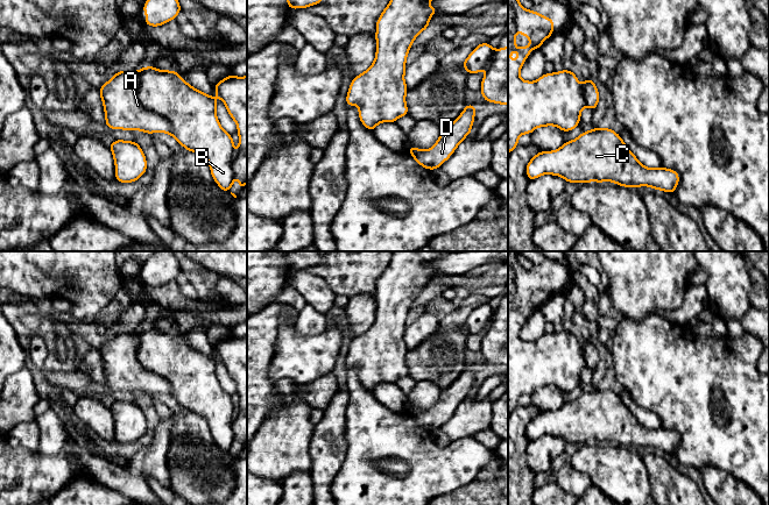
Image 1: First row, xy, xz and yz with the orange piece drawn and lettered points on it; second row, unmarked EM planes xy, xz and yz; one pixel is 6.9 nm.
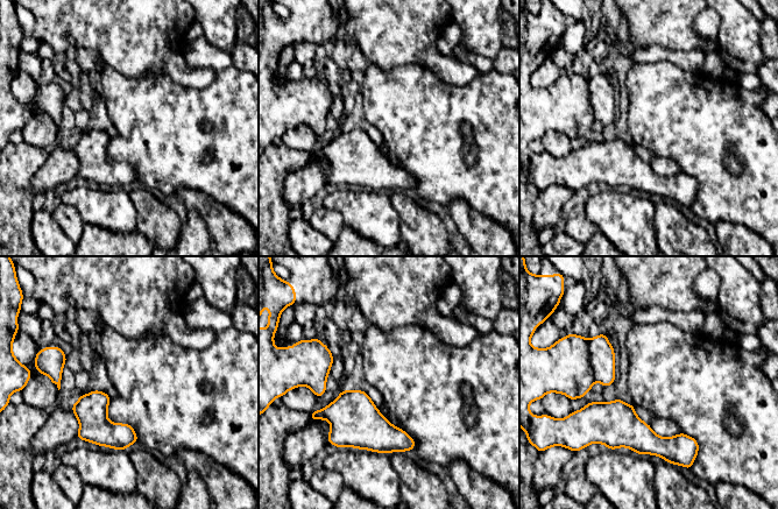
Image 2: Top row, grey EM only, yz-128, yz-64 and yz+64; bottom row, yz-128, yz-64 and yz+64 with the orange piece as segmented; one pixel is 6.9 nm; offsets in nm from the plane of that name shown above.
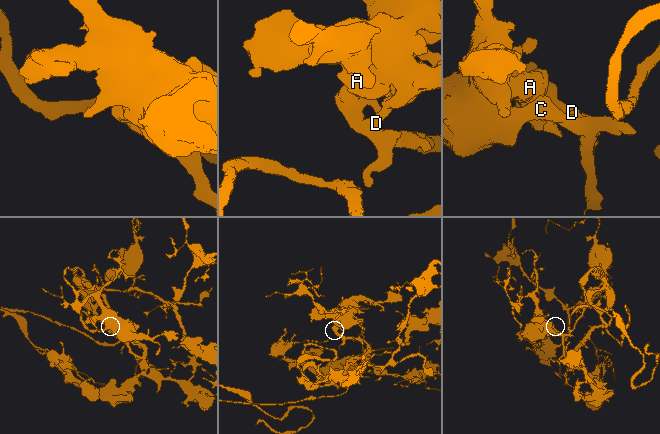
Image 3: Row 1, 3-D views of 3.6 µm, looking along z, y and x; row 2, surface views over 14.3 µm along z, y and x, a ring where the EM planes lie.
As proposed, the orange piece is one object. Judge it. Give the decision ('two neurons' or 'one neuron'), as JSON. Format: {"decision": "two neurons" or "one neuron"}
{"decision": "one neuron"}

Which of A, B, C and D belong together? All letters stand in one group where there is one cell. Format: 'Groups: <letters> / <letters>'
Groups: A B C D

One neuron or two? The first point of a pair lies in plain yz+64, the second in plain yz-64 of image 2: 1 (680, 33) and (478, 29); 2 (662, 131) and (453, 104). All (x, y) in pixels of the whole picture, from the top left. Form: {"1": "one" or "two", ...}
{"1": "two", "2": "one"}

